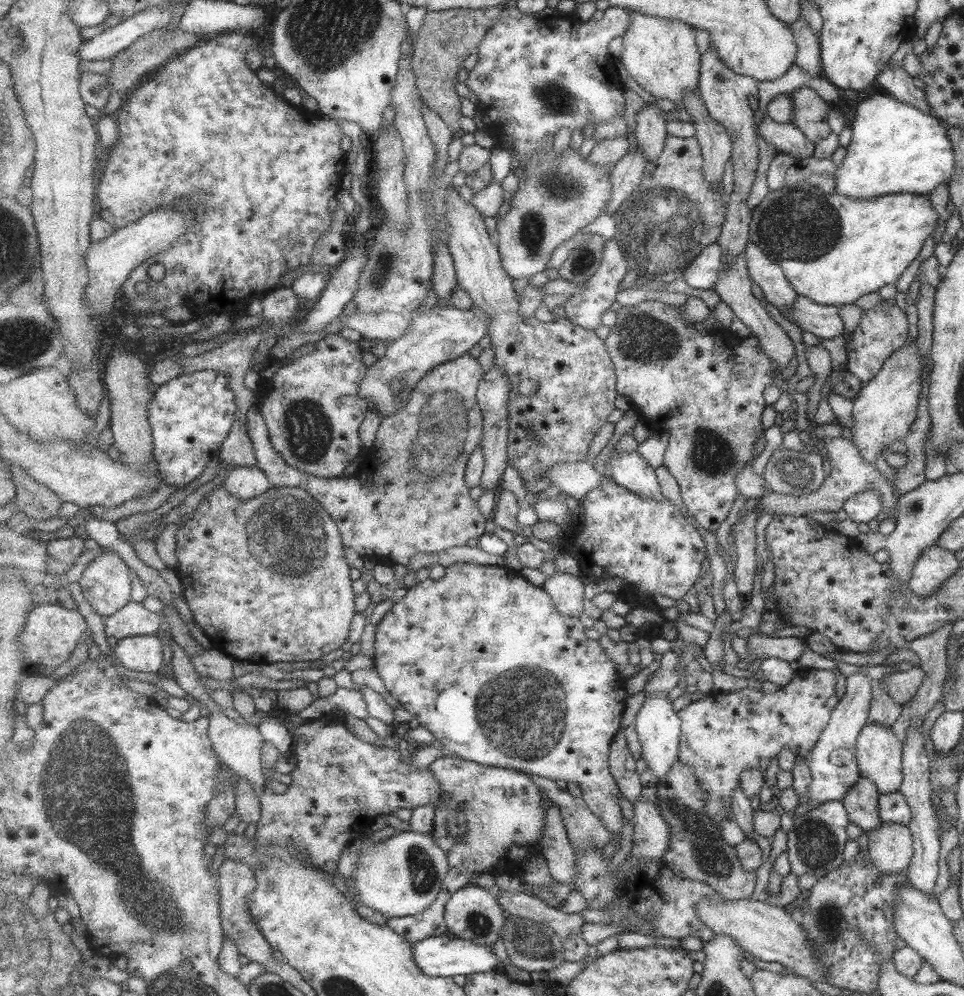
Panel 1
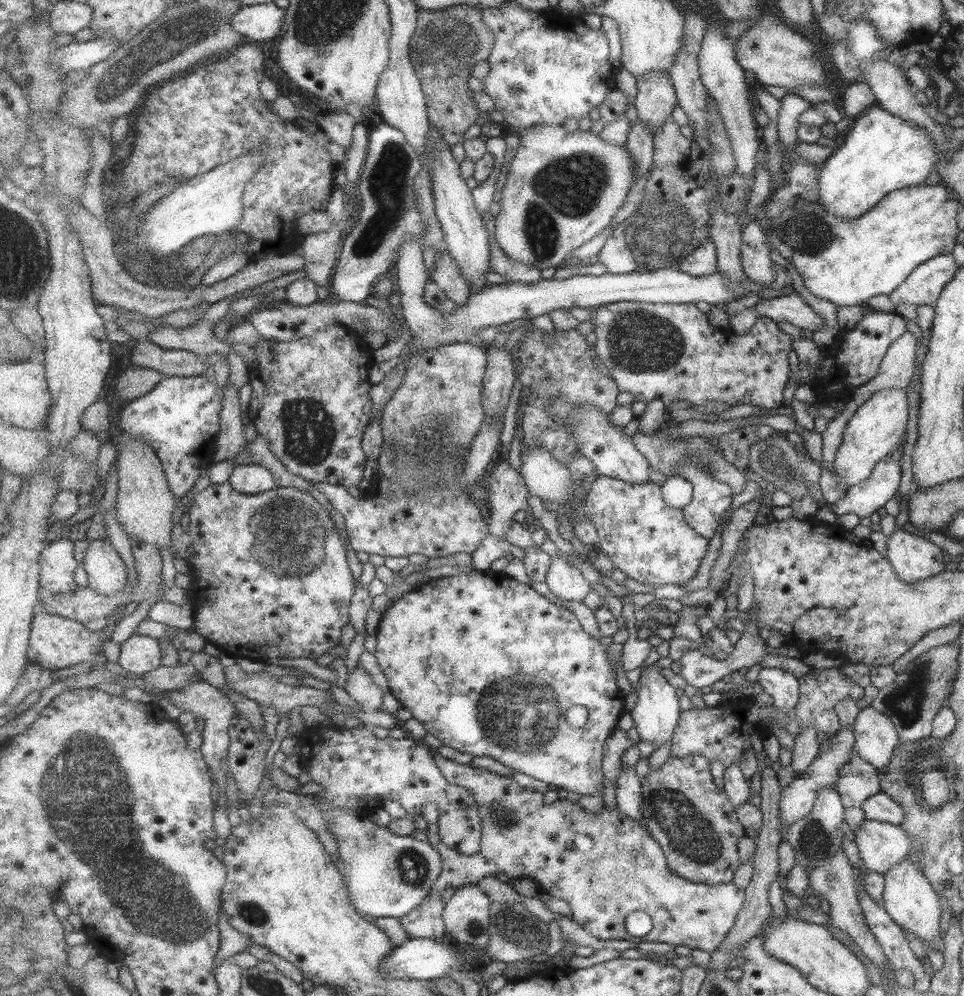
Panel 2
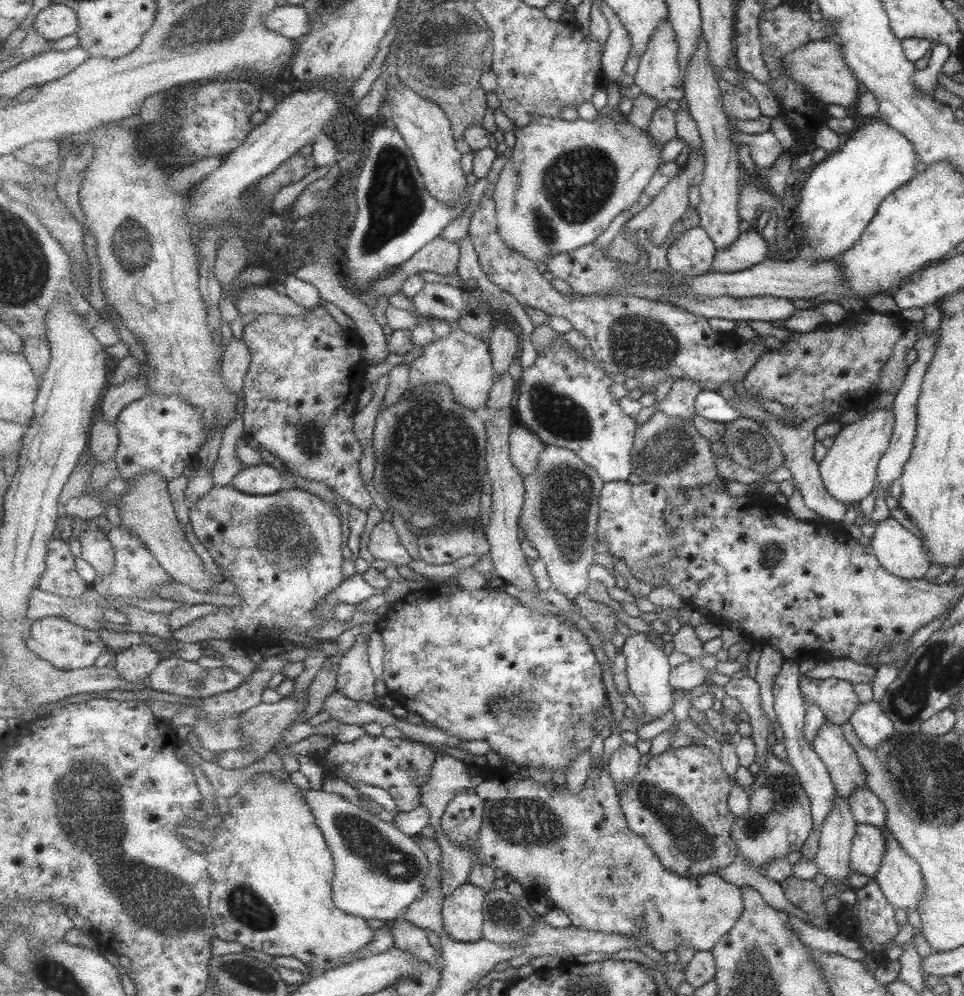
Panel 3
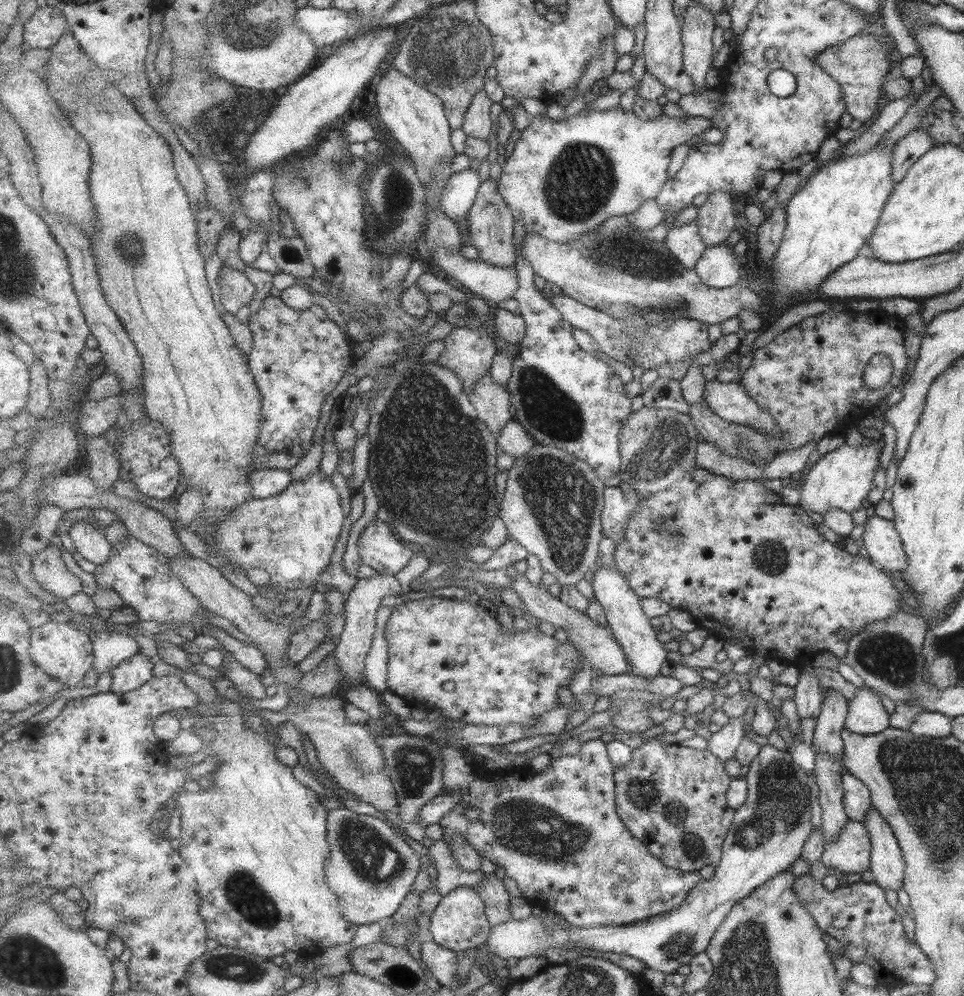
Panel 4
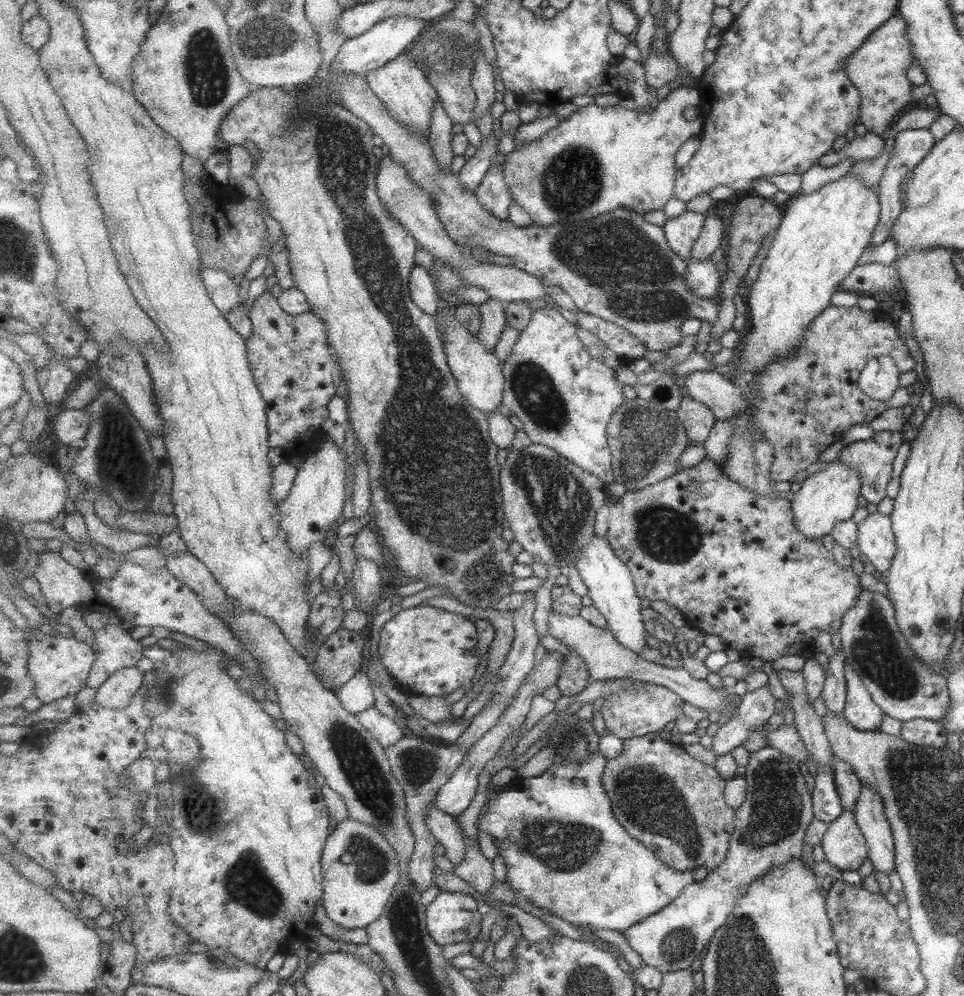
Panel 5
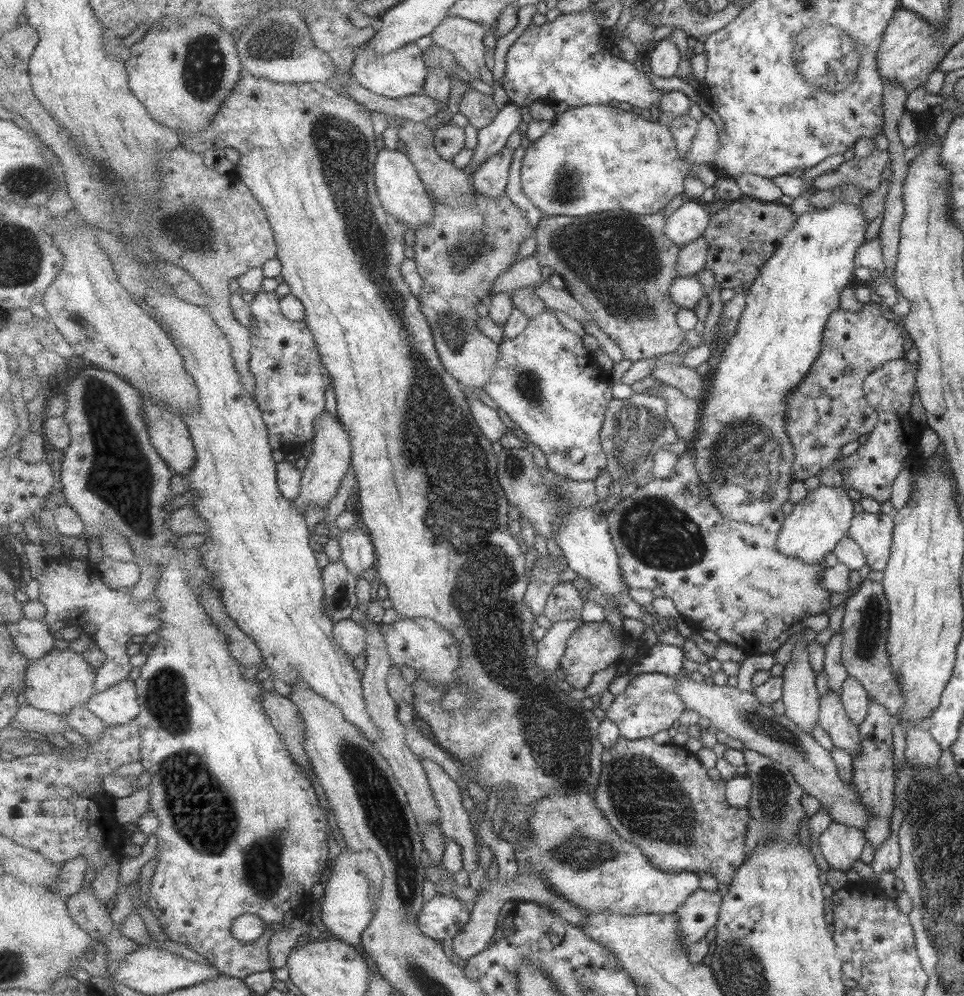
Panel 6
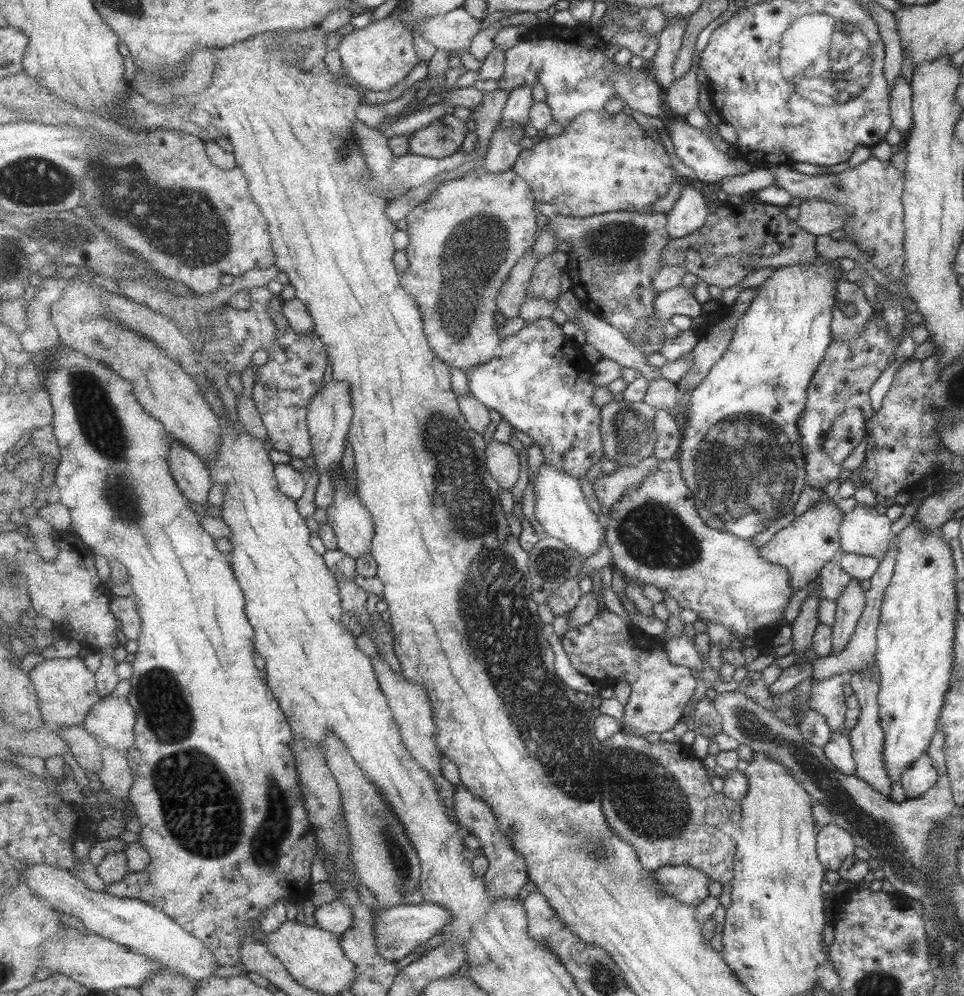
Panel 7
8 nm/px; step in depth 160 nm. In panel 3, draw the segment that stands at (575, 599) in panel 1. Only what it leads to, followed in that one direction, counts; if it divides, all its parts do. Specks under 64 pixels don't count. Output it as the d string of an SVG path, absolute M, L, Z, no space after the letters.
M554 445L546 446L537 470L524 478L527 494L518 525L524 530L525 539L537 548L540 557L547 564L553 588L566 594L573 601L576 596L587 592L589 568L595 562L595 554L598 554L595 542L599 540L601 492L606 483L597 470L587 465L574 451Z

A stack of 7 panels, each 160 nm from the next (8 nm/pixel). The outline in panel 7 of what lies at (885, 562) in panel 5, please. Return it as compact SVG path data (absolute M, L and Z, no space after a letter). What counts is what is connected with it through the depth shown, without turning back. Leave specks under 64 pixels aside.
M857 503L853 509L843 514L839 526L840 553L869 556L881 562L887 553L887 543L889 540L889 526L891 522L883 516L877 514L875 507Z

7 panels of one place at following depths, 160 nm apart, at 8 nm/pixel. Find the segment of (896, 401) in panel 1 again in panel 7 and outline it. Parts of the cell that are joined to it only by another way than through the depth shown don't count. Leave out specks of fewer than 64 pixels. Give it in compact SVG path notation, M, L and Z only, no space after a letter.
M835 500L829 503L815 502L799 516L795 516L790 525L779 529L771 539L761 547L761 559L779 565L788 573L792 592L804 588L818 578L818 572L828 562L837 559L840 553L839 526L843 514L835 506Z

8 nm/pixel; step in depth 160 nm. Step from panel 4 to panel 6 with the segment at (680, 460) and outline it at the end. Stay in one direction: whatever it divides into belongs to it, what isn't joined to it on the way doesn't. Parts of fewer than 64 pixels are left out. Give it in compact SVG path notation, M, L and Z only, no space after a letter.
M634 393L626 399L612 399L601 431L601 443L608 457L608 473L625 486L643 485L653 470L655 456L679 440L668 416L667 401L658 395Z

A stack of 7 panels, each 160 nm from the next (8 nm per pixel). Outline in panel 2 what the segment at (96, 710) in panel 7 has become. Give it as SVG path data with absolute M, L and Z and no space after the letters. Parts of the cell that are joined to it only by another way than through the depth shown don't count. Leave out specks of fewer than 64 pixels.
M133 634L121 644L118 663L127 672L151 673L161 666L161 646L156 638Z

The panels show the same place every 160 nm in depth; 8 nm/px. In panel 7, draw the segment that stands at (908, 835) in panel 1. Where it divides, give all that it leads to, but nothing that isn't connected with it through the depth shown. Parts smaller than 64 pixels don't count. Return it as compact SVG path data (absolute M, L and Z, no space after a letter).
M832 822L821 827L817 835L817 852L825 870L837 870L840 862L852 854L854 844L852 836Z

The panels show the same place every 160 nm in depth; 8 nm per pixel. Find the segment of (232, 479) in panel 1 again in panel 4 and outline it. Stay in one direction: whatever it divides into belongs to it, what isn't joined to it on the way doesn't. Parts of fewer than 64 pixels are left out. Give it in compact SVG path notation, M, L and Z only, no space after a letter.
M266 468L251 475L254 499L265 499L283 493L292 483L293 476L287 469Z

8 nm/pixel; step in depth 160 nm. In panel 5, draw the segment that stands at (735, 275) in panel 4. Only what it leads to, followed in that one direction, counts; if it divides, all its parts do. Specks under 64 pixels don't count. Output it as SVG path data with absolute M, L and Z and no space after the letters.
M711 260L689 261L686 281L688 289L697 297L718 297L724 274L719 273Z

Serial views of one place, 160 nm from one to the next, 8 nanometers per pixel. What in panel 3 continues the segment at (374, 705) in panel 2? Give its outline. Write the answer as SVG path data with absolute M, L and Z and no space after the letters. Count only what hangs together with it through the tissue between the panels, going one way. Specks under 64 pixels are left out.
M370 622L366 632L356 636L355 644L340 660L337 690L353 701L378 702L378 678L371 668L369 654L370 636L377 630L377 623Z

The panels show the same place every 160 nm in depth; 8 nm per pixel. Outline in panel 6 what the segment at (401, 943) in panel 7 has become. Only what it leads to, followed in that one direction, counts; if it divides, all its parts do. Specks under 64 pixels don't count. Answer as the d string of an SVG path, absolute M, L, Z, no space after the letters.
M437 893L421 910L419 924L428 938L437 942L447 938L452 940L471 922L472 914L469 903L451 895Z

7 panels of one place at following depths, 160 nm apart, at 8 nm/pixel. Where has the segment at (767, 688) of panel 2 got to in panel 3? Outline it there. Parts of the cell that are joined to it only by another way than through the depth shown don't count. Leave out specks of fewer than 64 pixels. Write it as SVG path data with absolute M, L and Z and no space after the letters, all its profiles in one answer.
M783 660L781 670L775 676L771 689L774 699L773 710L781 728L781 734L783 734L782 741L786 749L788 763L796 770L796 776L811 802L812 828L819 831L824 816L831 808L831 799L835 790L826 766L815 754L812 744L803 736L804 702L798 687L801 675L797 671L797 666L798 663L793 660Z

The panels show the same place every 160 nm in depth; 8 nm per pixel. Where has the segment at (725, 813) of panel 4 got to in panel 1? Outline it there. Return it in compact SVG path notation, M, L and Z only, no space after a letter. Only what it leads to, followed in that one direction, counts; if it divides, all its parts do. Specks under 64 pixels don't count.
M677 761L675 764L673 764L671 770L669 770L669 772L666 774L666 778L663 778L663 780L654 780L653 782L657 783L657 805L659 807L659 810L661 811L661 816L663 816L663 818L666 818L666 821L670 824L670 828L672 828L672 833L670 836L670 847L666 852L666 864L675 867L674 871L676 872L676 874L680 874L680 876L686 876L687 879L707 883L709 886L715 889L715 892L721 893L721 896L723 896L723 898L725 898L726 901L739 901L751 899L753 892L755 892L755 886L757 886L757 876L755 876L753 872L747 872L744 869L744 865L742 864L740 856L738 855L738 850L736 849L736 847L733 847L724 839L724 834L722 833L720 826L716 824L716 821L719 821L720 819L715 819L708 815L708 802L706 801L706 798L708 798L708 792L700 785L700 780L697 778L696 775L696 768L693 765L685 764L683 761Z

